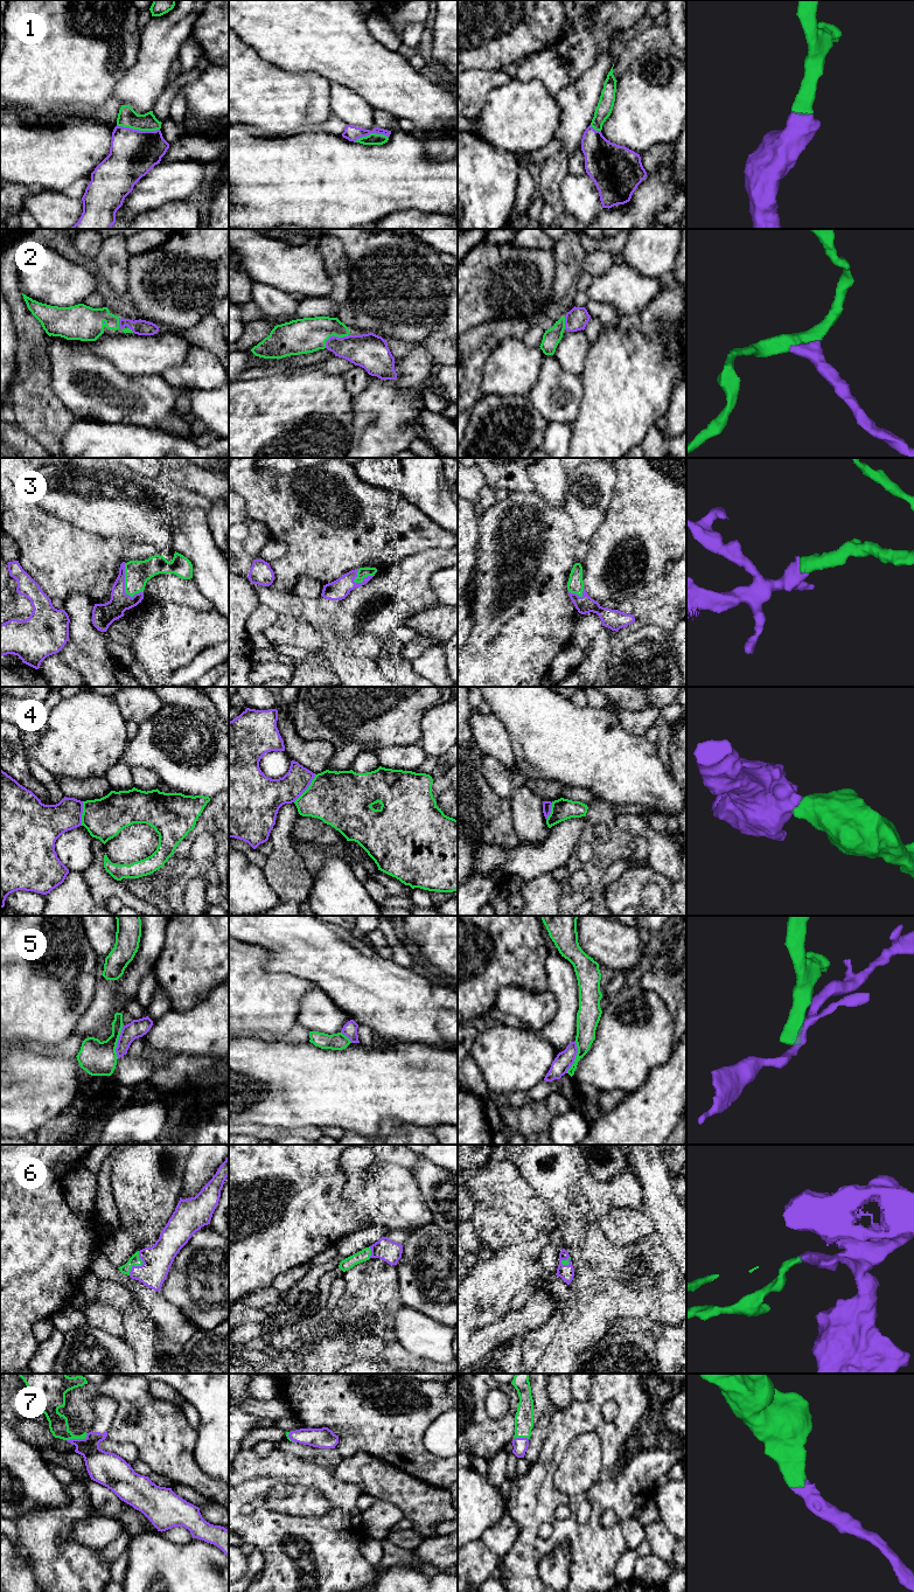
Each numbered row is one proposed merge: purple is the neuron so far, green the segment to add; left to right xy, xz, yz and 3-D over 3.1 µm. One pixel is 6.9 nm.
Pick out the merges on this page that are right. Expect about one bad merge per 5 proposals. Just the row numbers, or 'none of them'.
1, 2, 3, 6, 7

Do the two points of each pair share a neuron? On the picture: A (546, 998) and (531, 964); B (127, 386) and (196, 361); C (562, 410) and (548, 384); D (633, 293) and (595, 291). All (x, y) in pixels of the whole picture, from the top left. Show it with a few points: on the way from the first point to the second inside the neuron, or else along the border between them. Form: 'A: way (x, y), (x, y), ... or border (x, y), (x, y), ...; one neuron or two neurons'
A: border (517, 988), (532, 992), (546, 991); two neurons
B: border (160, 375), (175, 389); two neurons
C: way (559, 404), (557, 394), (553, 390); one neuron
D: way (623, 291), (605, 291); one neuron

